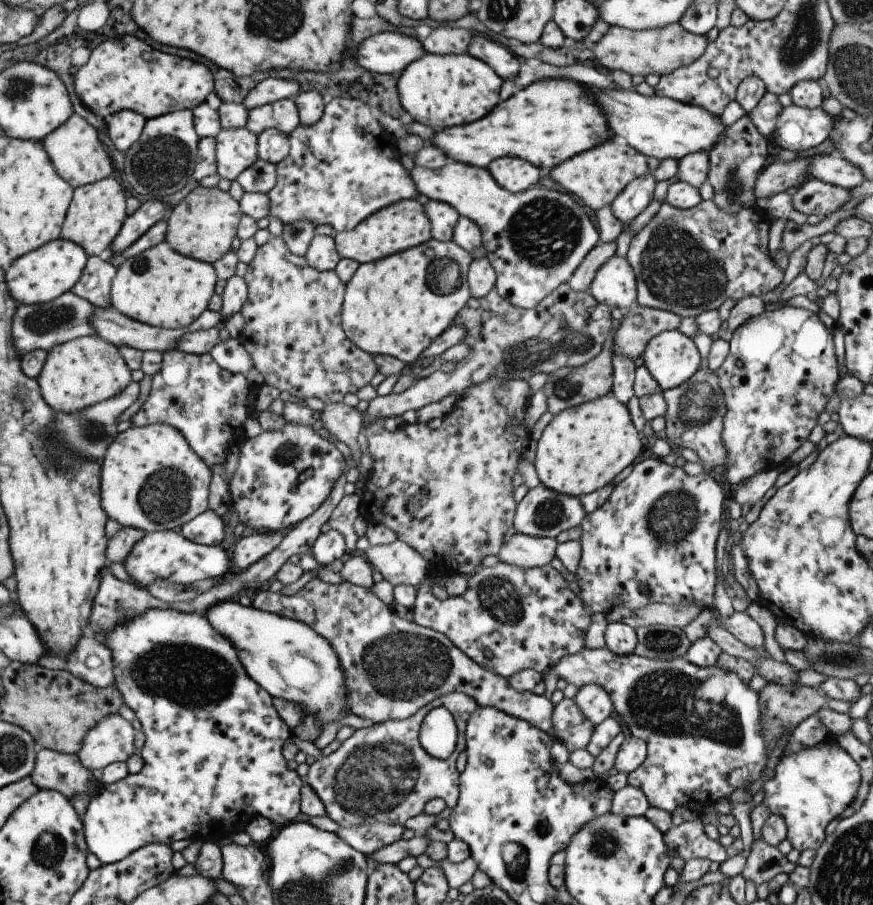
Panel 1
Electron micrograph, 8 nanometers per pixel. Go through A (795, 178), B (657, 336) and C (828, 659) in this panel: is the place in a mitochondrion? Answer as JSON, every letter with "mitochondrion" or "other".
{"A":"other","B":"other","C":"mitochondrion"}

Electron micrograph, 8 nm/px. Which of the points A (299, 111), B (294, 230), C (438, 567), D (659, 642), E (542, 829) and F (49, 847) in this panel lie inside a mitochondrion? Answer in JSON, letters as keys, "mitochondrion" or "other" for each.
{"A":"other","B":"other","C":"other","D":"mitochondrion","E":"mitochondrion","F":"mitochondrion"}

